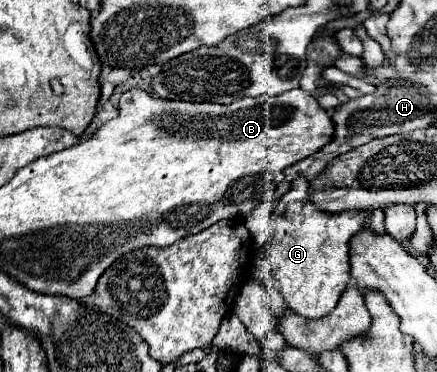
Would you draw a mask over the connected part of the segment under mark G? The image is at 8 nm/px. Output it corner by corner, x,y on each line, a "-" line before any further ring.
304,177
292,181
290,191
282,195
272,211
272,235
264,247
264,263
290,311
308,319
320,319
336,307
350,279
348,241
368,219
364,211
324,213
308,201
308,181

